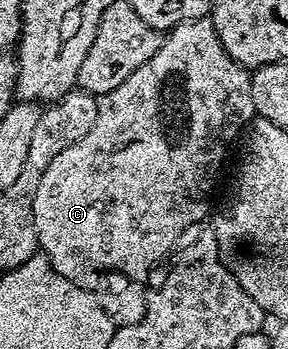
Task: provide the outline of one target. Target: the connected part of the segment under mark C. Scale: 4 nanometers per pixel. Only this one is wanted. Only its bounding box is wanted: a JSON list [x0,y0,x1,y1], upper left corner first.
[35,16,254,286]

